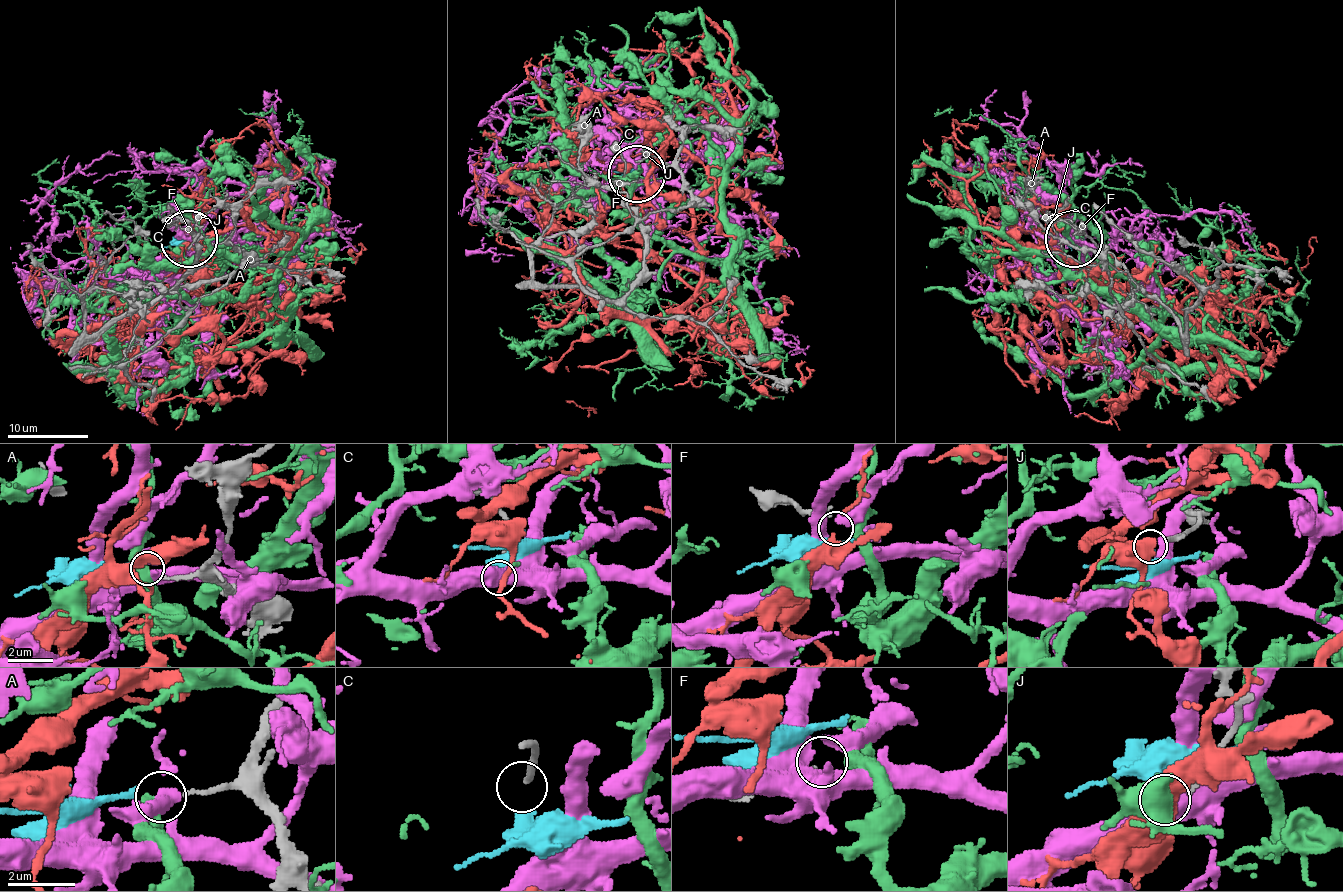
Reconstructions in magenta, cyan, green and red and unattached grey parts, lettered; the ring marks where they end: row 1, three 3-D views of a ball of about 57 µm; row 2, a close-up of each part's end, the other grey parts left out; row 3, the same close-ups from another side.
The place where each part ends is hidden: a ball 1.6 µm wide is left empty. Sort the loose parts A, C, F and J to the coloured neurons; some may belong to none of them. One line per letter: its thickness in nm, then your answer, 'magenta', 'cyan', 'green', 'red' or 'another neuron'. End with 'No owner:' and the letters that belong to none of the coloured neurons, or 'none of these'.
A: 130 nm thick; cyan
C: 180 nm thick; another neuron
F: 220 nm thick; green
J: 200 nm thick; red
No owner: C

